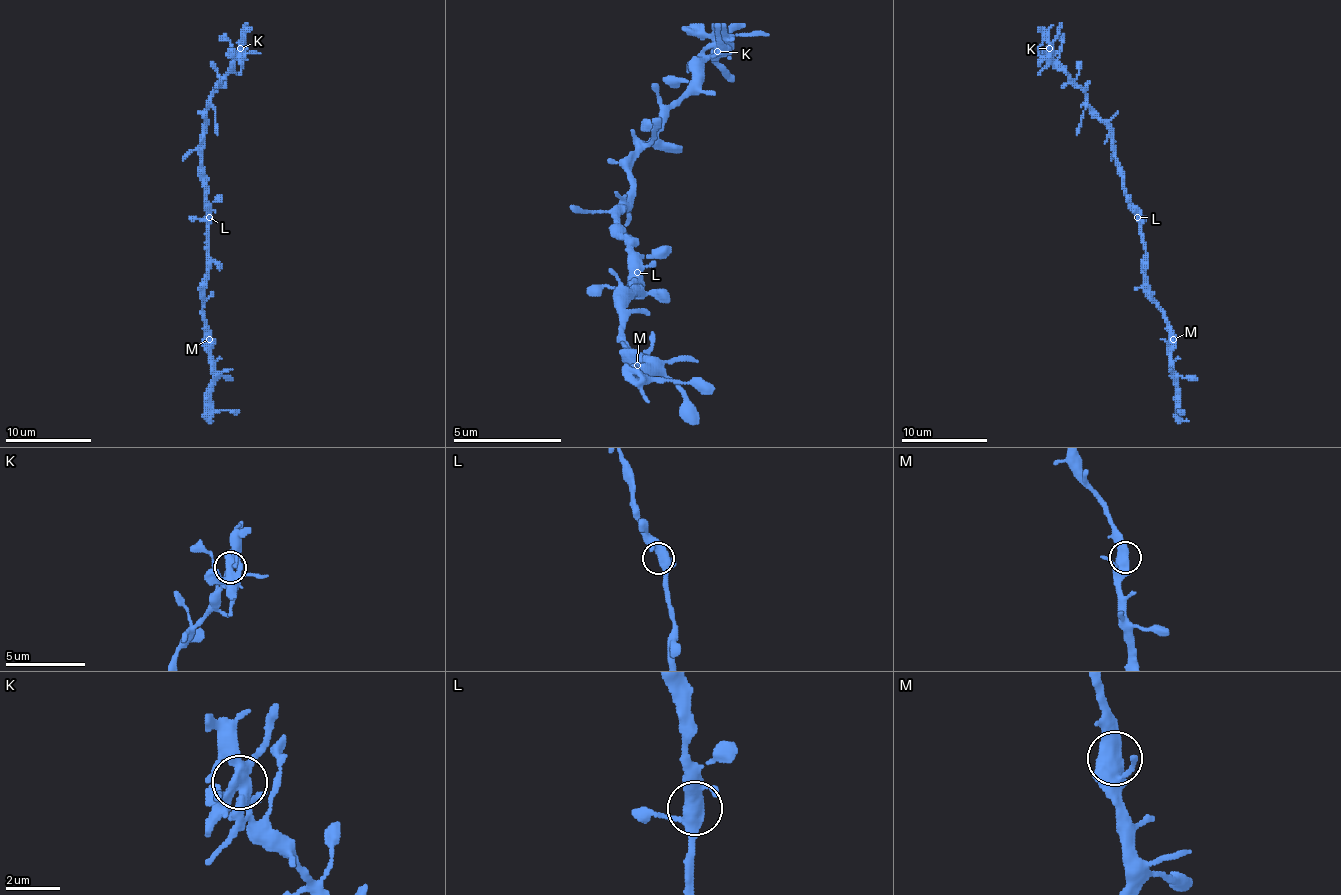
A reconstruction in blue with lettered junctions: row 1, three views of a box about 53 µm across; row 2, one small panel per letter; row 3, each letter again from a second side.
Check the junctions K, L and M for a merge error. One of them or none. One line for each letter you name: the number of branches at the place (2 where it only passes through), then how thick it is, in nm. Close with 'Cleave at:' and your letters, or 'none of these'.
K: 5 branches meet; 480 nm thick
Cleave at: K

